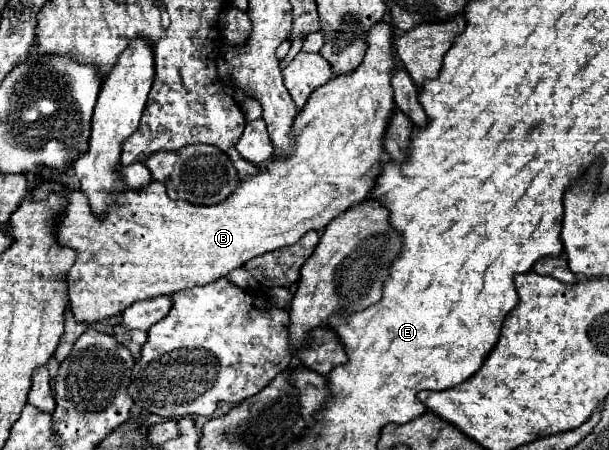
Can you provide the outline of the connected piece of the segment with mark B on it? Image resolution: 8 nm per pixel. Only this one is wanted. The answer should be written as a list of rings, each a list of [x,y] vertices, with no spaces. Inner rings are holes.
[[[381,20],[377,22],[371,30],[369,30],[369,36],[367,36],[367,52],[365,52],[365,58],[363,62],[349,74],[341,74],[341,76],[333,76],[327,84],[319,86],[307,100],[305,108],[299,112],[299,116],[295,118],[295,126],[293,126],[293,132],[297,136],[297,144],[295,144],[295,152],[293,156],[285,158],[285,160],[267,160],[263,162],[259,168],[261,172],[255,176],[255,178],[247,178],[243,180],[243,184],[223,202],[215,204],[215,206],[195,206],[195,204],[189,204],[189,202],[183,202],[183,200],[171,200],[167,196],[167,190],[161,182],[151,182],[151,186],[145,186],[141,190],[133,190],[129,188],[127,194],[121,194],[119,196],[119,206],[113,208],[107,218],[103,218],[103,222],[99,218],[95,218],[91,214],[91,208],[89,208],[89,202],[87,198],[79,192],[79,190],[69,190],[67,194],[67,210],[63,212],[63,216],[59,218],[59,240],[63,240],[67,246],[75,248],[77,250],[77,262],[73,264],[71,272],[67,274],[67,292],[69,292],[69,308],[75,316],[77,322],[85,322],[85,324],[91,324],[91,322],[101,322],[101,320],[107,320],[107,318],[113,318],[113,316],[119,316],[127,306],[139,302],[139,300],[147,300],[147,298],[155,298],[155,296],[167,296],[167,294],[173,294],[177,290],[185,290],[185,288],[193,288],[193,286],[203,286],[207,282],[213,282],[221,276],[227,276],[233,268],[239,268],[243,266],[247,260],[251,260],[253,256],[259,256],[259,254],[265,254],[265,252],[271,252],[271,250],[277,250],[277,248],[283,248],[283,246],[291,246],[295,242],[299,242],[299,238],[309,232],[309,230],[317,230],[321,232],[335,216],[339,216],[341,212],[345,212],[351,204],[355,202],[361,202],[363,198],[367,198],[375,186],[375,180],[377,176],[381,174],[381,168],[383,164],[387,162],[387,152],[383,148],[383,138],[387,134],[387,128],[389,128],[389,122],[391,122],[391,114],[393,114],[393,108],[395,108],[395,102],[393,102],[393,90],[391,90],[391,78],[395,74],[395,68],[397,68],[397,62],[395,62],[395,46],[393,46],[393,38],[395,38],[395,32],[393,32],[393,26],[389,20]]]

